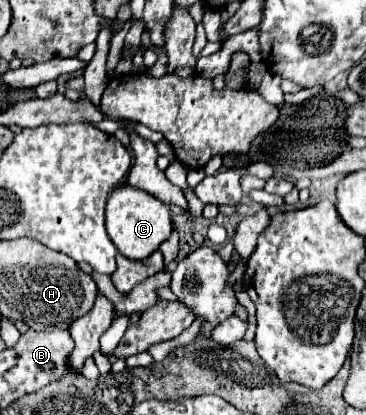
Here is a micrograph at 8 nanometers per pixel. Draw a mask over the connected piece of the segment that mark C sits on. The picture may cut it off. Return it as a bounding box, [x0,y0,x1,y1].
[106,185,172,259]

